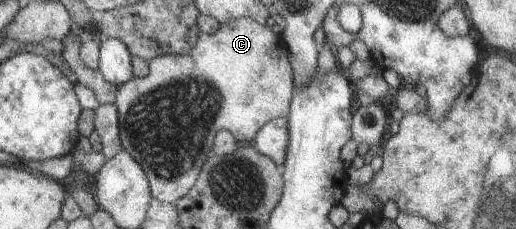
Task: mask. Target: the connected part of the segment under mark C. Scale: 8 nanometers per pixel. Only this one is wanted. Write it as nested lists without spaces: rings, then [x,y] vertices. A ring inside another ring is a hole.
[[[251,18],[233,19],[221,24],[218,31],[213,34],[200,33],[195,47],[191,49],[188,55],[167,54],[151,59],[148,62],[149,75],[147,77],[135,78],[118,87],[114,105],[115,108],[119,109],[120,141],[123,145],[123,150],[127,151],[137,163],[142,165],[144,172],[147,173],[148,183],[151,185],[152,198],[174,205],[181,197],[184,197],[191,191],[193,185],[197,182],[203,163],[207,159],[205,149],[209,149],[213,145],[213,137],[215,137],[217,131],[221,131],[221,129],[229,131],[240,145],[240,143],[246,143],[245,141],[253,141],[257,131],[263,125],[269,123],[269,121],[276,118],[287,118],[290,104],[293,100],[293,91],[295,90],[295,75],[293,74],[289,55],[284,41],[277,34],[273,33],[271,27],[257,23],[256,20]]]

